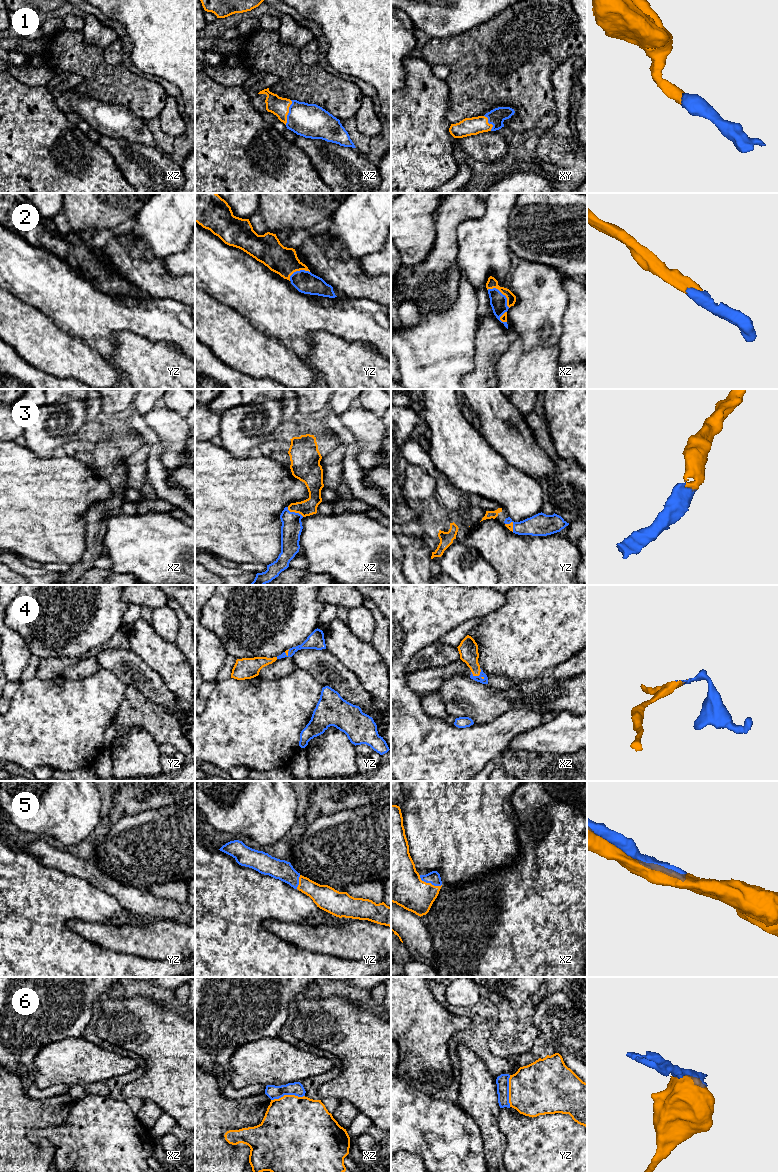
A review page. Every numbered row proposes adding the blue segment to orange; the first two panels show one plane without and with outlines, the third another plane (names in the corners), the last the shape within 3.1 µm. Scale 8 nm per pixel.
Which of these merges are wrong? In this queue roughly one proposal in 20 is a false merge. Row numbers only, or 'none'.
6

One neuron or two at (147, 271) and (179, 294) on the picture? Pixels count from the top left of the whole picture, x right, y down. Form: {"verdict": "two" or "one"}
{"verdict": "one"}

